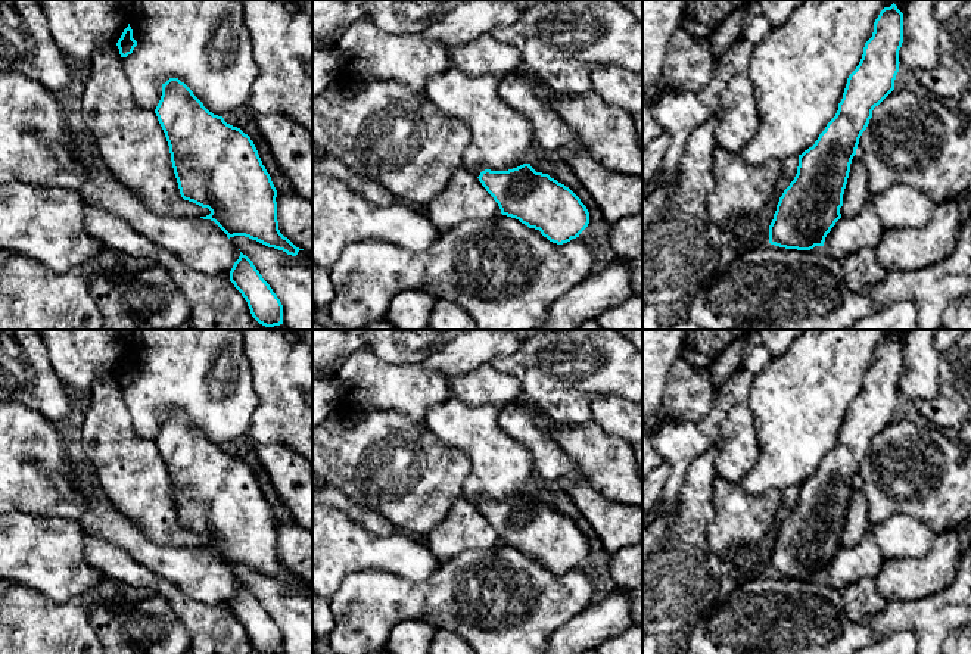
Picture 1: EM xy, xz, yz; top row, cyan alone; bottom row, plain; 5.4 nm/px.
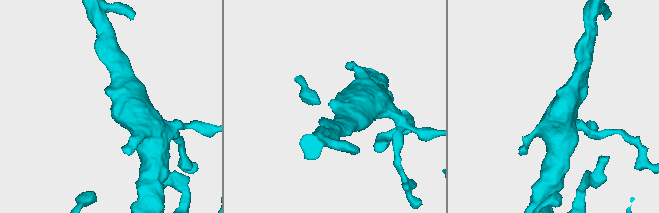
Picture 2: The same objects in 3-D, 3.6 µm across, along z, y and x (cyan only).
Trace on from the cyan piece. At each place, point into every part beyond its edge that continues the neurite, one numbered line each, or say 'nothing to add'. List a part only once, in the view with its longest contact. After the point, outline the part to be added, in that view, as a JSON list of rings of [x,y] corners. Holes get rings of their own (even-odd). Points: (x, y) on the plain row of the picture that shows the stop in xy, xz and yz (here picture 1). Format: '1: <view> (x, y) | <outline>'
nothing to add

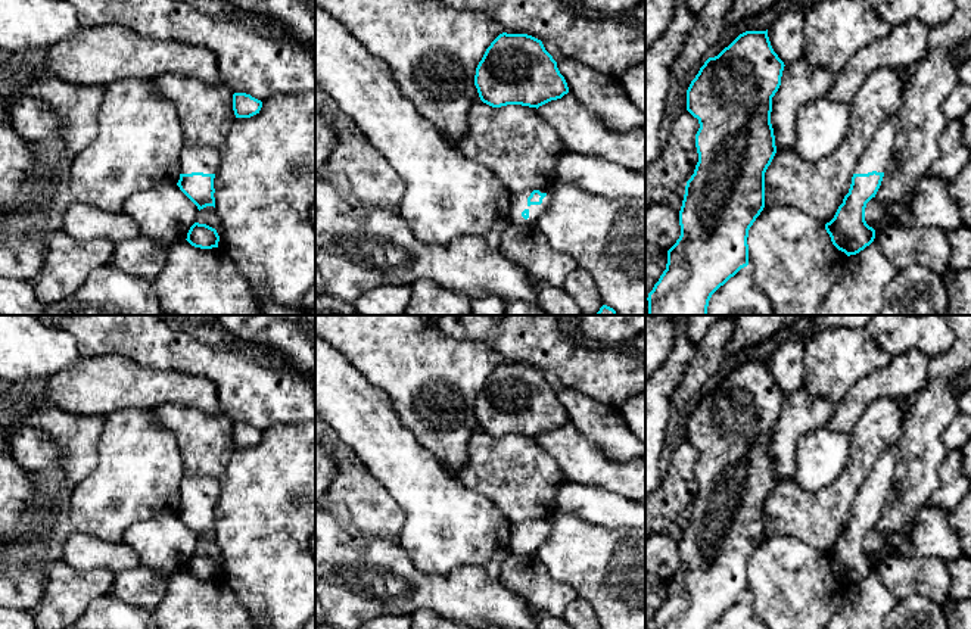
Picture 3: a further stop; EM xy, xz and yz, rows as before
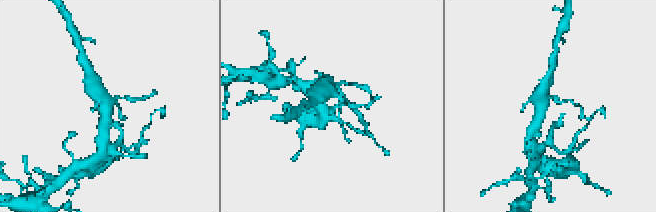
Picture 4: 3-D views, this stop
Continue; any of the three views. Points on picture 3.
1: xz (519, 532) | [[[542,519],[541,523],[547,526],[542,529],[541,535],[527,535],[527,527],[532,521],[522,524],[511,524],[510,530],[510,552],[511,554],[536,554],[539,547],[548,539],[551,533],[551,520]]]

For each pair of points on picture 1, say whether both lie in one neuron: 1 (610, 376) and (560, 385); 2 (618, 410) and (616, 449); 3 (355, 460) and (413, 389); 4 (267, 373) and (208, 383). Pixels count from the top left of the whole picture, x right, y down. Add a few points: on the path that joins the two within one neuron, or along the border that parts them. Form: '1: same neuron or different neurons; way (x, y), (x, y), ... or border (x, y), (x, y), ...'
1: same neuron; way (598, 376), (572, 376)
2: different neurons; border (593, 422), (607, 433), (622, 436), (626, 441)
3: different neurons; border (361, 408), (388, 408), (423, 423)
4: different neurons; border (242, 345), (258, 396), (255, 410)

